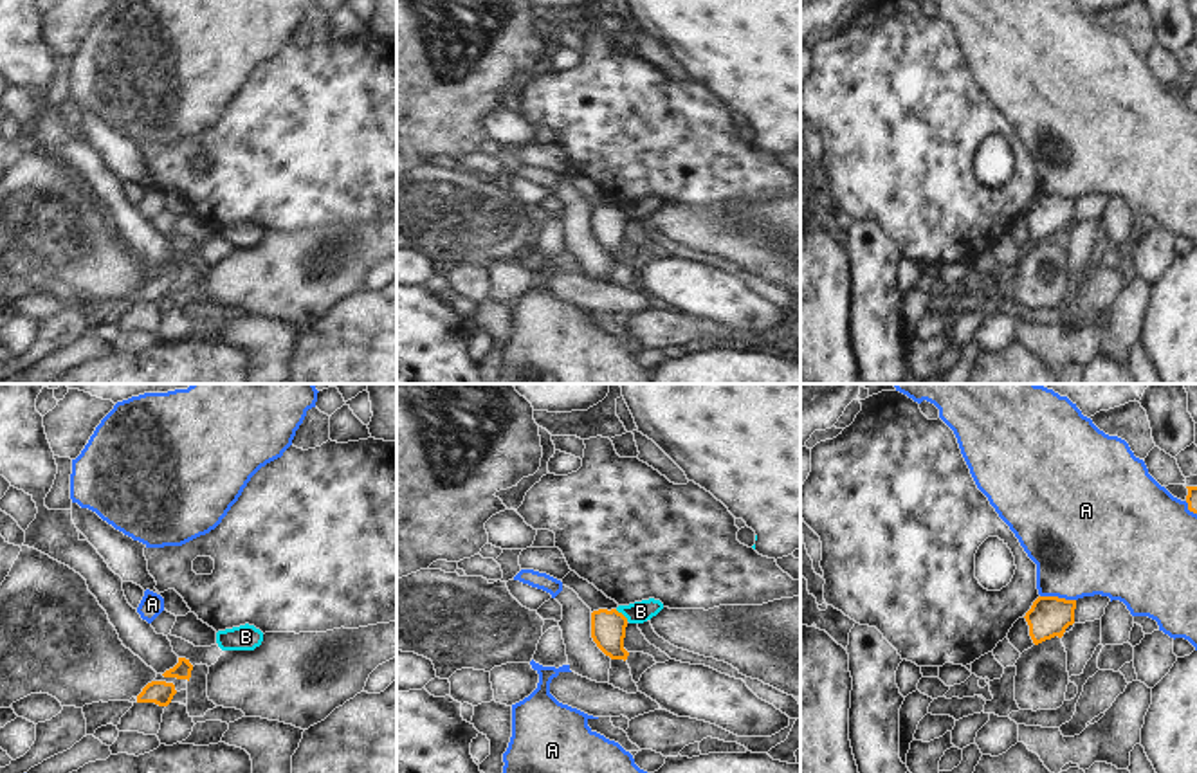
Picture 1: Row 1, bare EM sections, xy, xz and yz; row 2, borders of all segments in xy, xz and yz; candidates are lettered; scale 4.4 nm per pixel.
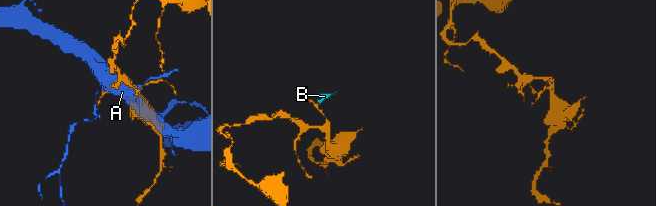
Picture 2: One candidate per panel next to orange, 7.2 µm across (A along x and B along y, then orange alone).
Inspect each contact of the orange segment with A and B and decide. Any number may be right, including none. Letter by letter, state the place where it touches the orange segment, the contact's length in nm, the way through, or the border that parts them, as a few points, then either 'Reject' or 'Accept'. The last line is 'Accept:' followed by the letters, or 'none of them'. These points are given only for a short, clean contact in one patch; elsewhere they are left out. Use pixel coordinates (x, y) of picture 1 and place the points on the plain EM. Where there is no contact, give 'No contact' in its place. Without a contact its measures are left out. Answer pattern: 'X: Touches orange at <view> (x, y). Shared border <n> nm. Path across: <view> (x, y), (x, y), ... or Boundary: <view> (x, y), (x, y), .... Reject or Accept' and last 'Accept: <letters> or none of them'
A: Touches orange at yz (1057, 193). Shared border 160 nm. Reject
B: Touches orange at xz (622, 211). Shared border 80 nm. Boundary: xz (615, 206), (628, 217). Reject
Accept: none of them.

